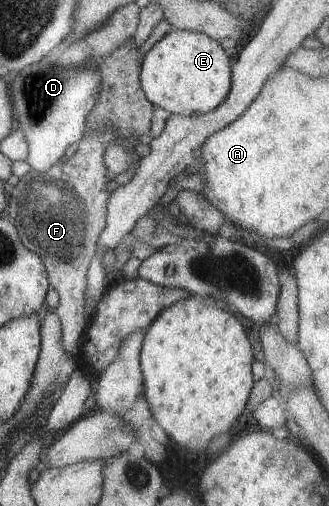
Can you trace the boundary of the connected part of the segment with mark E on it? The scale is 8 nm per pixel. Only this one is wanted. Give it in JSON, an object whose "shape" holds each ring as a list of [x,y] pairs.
{"shape":[[[170,30],[145,53],[138,79],[154,107],[171,114],[203,114],[217,107],[231,87],[229,59],[220,42],[191,30]]]}

